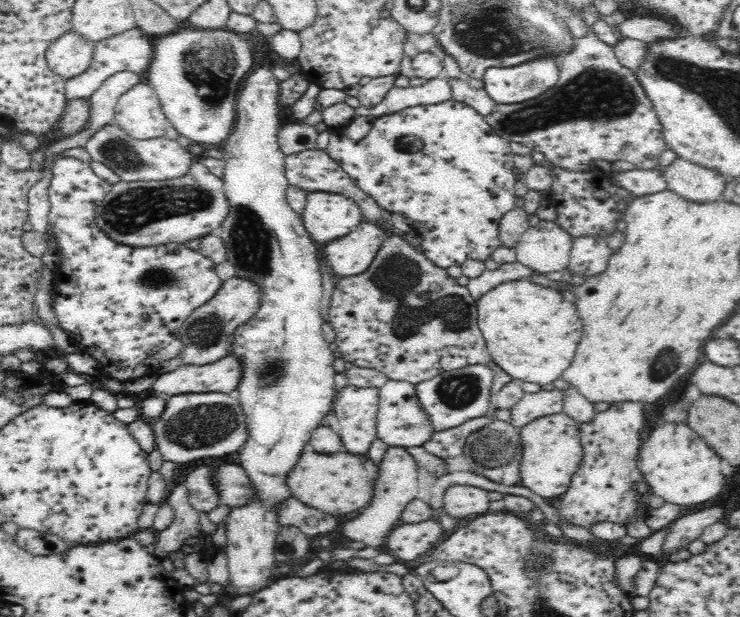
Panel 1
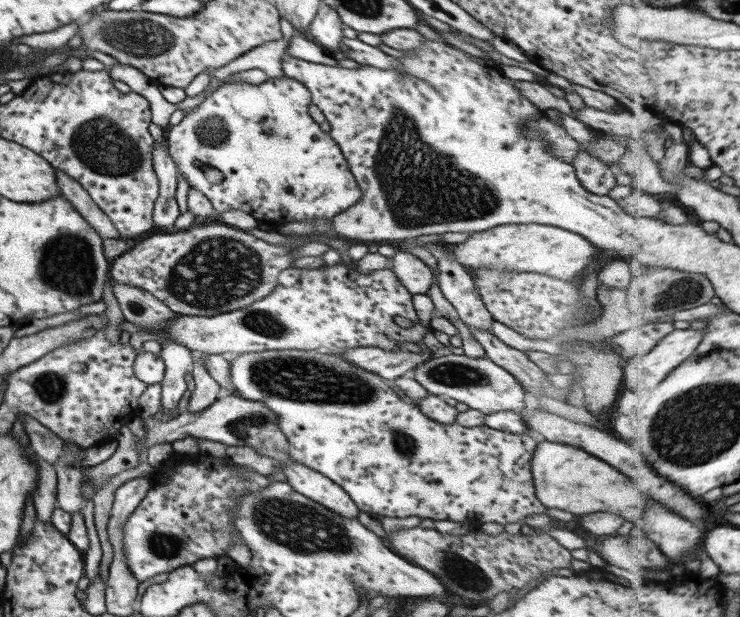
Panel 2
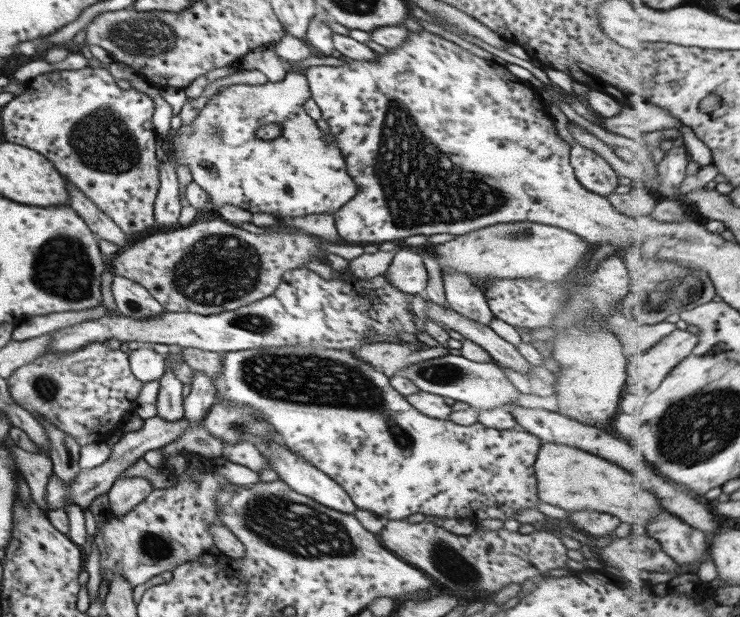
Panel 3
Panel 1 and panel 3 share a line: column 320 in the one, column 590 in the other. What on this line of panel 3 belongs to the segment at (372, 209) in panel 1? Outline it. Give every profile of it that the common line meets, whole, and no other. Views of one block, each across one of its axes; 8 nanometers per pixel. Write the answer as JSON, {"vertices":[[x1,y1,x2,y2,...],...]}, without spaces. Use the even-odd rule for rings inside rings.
{"vertices":[[576,144,569,161,576,178,586,190,602,196,622,190,619,184,621,169,612,169,606,159,592,150]]}

